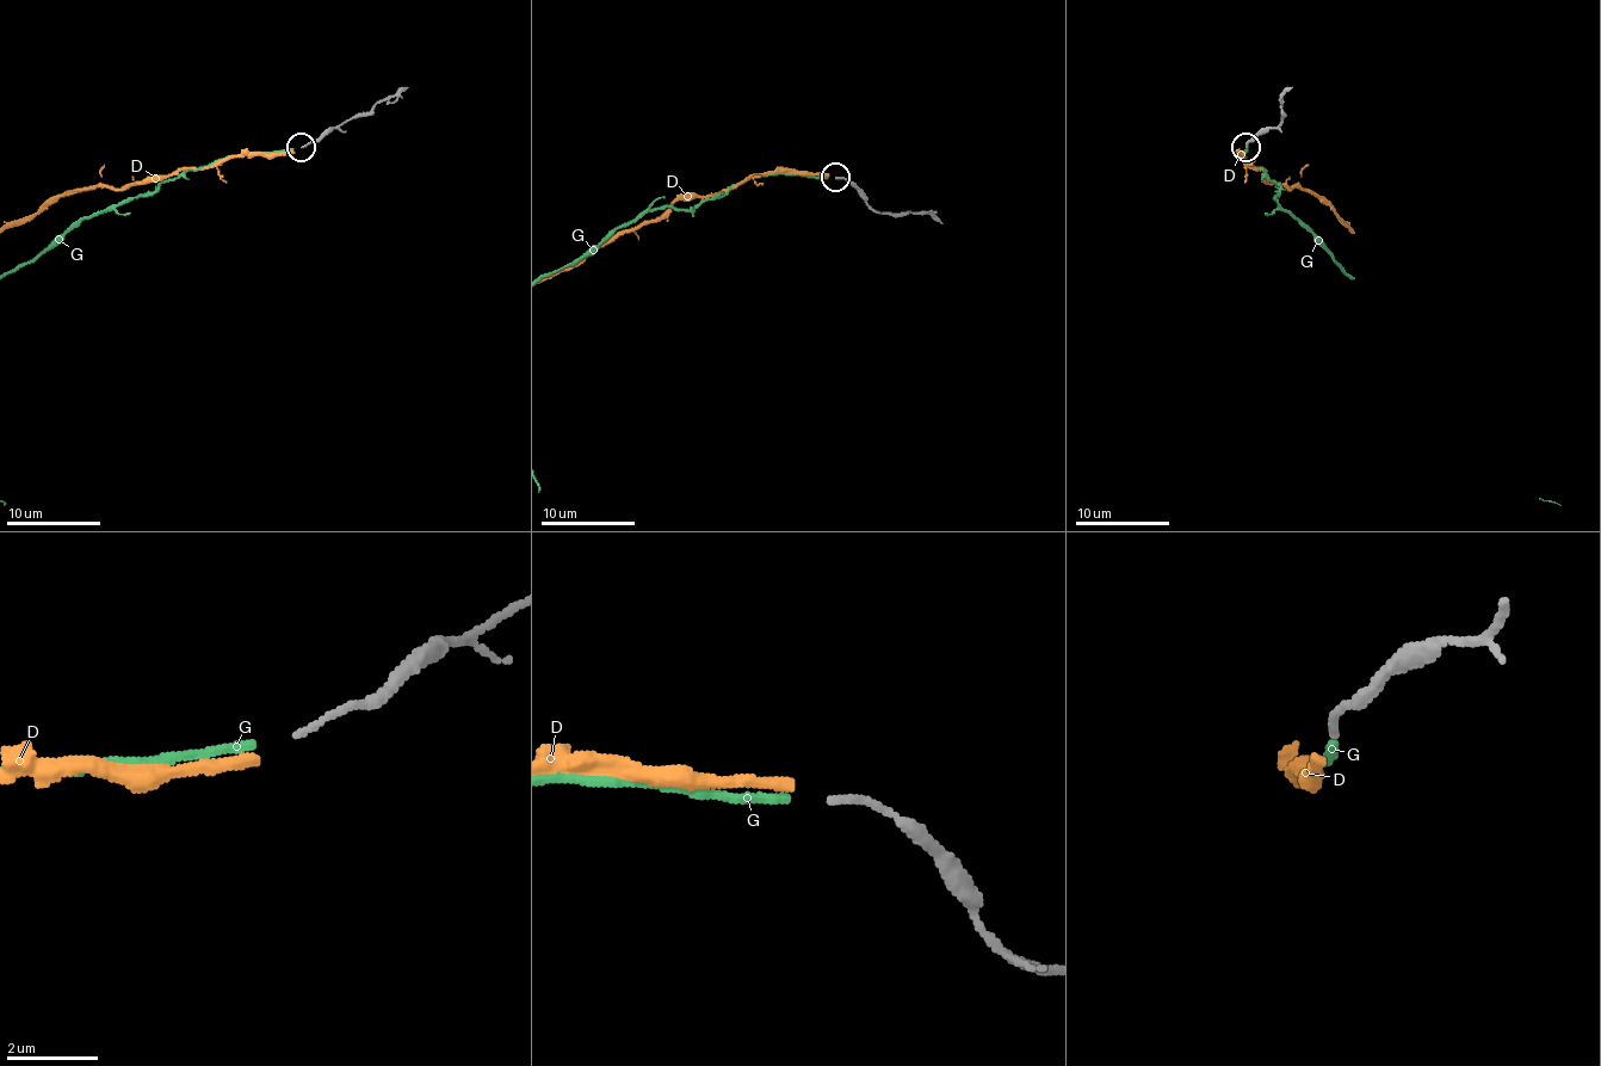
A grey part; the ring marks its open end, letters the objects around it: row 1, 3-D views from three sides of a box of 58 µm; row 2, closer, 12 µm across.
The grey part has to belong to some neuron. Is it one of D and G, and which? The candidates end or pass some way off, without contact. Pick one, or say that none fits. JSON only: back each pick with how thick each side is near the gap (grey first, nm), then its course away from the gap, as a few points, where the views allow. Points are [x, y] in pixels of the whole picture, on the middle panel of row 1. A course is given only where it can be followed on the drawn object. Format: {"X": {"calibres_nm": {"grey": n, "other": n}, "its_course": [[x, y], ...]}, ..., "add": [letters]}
{"G": {"calibres_nm": {"grey": 130, "other": 200}}, "add": ["G"]}

